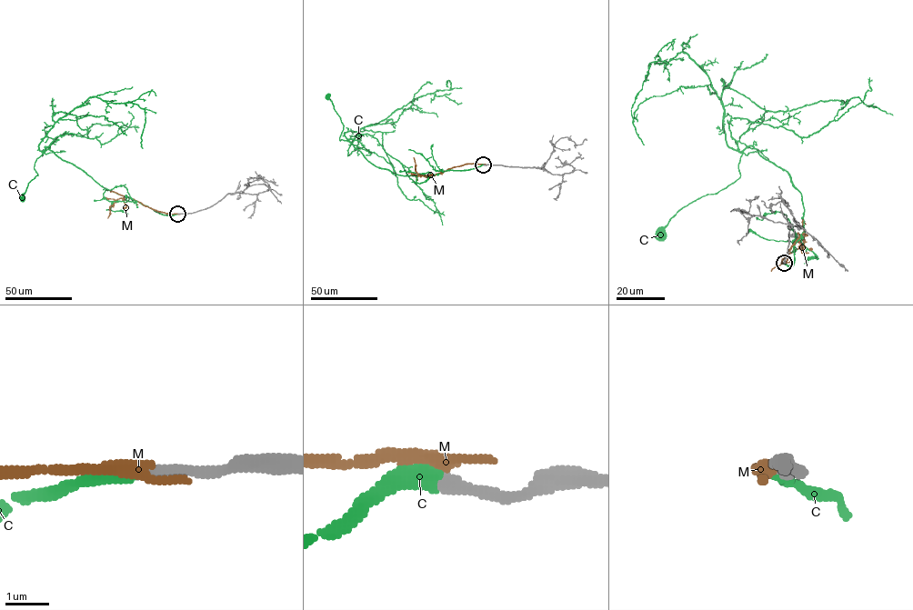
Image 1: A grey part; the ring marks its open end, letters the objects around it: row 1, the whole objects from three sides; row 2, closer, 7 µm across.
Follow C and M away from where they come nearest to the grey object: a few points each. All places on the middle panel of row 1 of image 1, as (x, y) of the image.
C: (484, 164), (429, 176), (402, 175), (380, 168), (349, 142), (340, 140), (343, 124), (327, 96)
M: (484, 164), (464, 164), (426, 177), (417, 174), (413, 157)

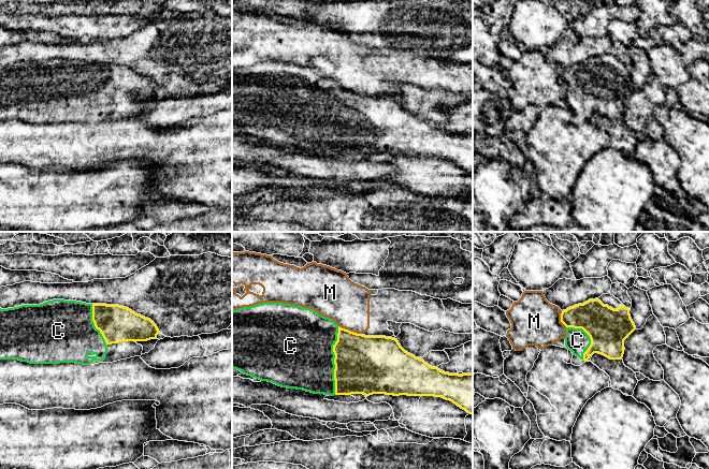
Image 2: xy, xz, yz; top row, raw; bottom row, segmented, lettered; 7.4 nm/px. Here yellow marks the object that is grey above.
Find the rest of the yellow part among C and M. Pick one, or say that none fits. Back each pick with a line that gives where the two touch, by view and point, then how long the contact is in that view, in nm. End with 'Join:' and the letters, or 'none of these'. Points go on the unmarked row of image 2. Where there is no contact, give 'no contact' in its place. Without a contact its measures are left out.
C: meets yellow in xz at (334, 120); contact 500 nm long
Join: C

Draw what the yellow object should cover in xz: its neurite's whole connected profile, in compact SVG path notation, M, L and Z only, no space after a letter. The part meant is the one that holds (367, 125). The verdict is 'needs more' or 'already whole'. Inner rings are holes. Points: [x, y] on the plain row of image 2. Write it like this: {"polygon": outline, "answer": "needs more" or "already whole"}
{"polygon": "M262 62L232 71L232 128L261 141L314 153L434 156L450 160L473 174L473 133L449 133L432 127L386 96L365 96L339 87L316 70L283 62Z", "answer": "needs more"}

